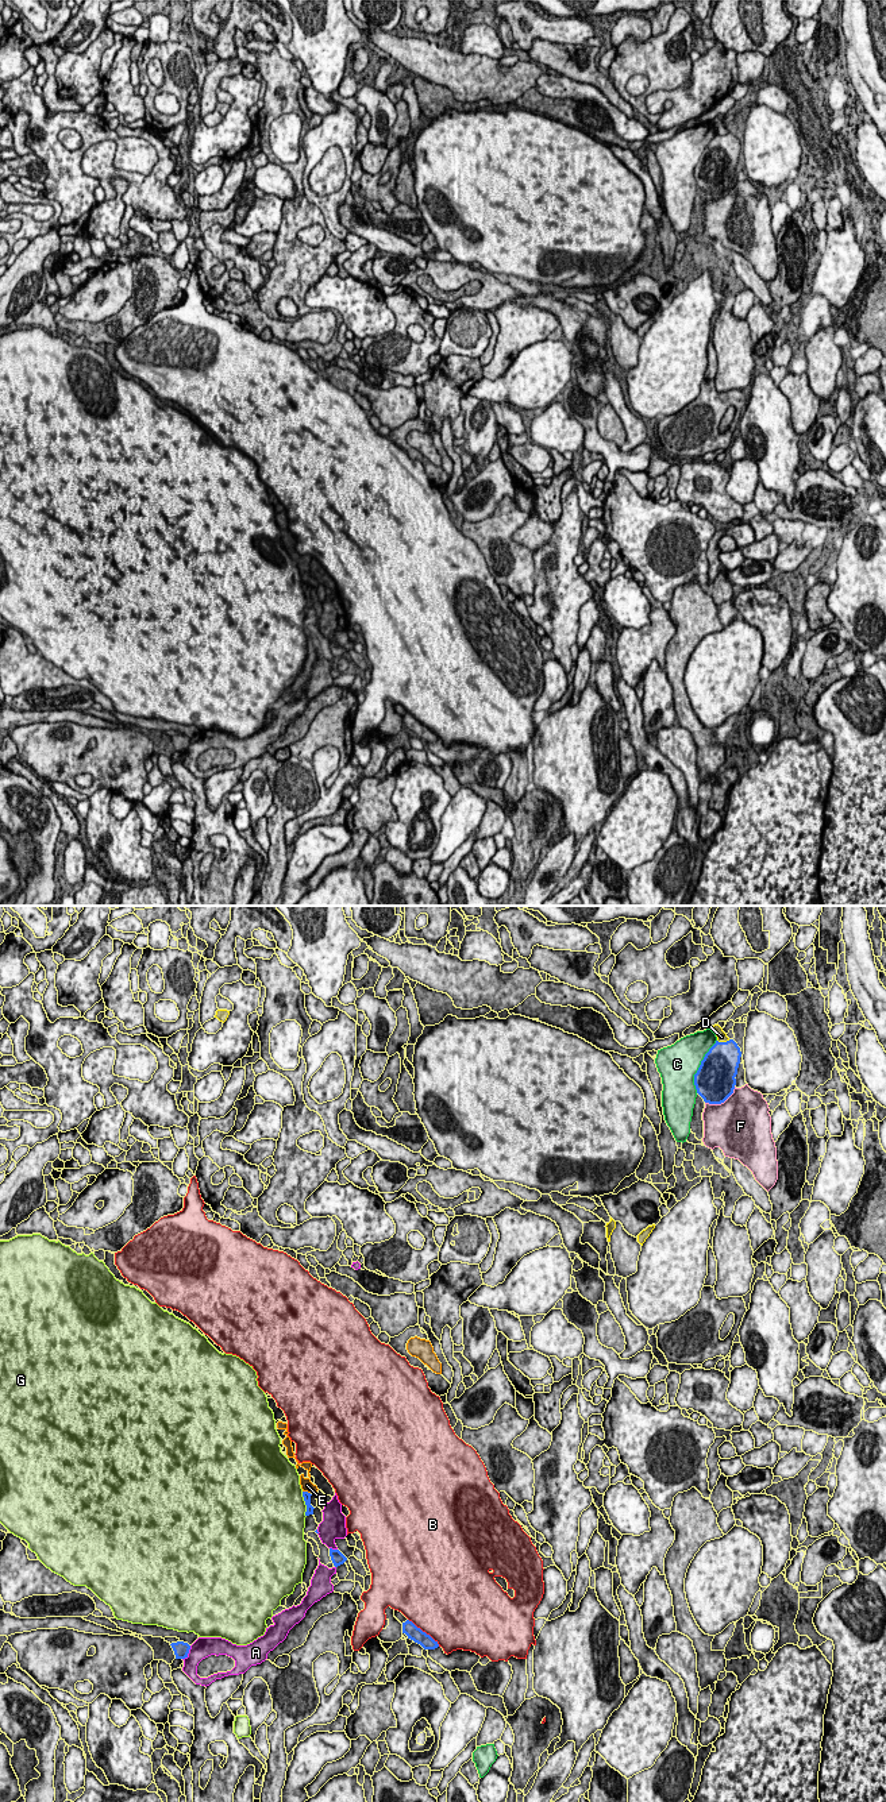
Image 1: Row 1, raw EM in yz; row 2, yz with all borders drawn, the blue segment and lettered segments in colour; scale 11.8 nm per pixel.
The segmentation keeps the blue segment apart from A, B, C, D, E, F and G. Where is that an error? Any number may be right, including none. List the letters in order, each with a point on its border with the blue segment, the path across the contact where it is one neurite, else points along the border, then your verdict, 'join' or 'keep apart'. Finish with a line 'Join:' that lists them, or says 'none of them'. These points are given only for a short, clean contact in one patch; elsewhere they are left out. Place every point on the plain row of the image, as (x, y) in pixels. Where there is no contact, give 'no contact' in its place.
A: contact yz (188, 745); keep apart
B: contact yz (424, 725); keep apart
C: contact yz (700, 159); keep apart
D: contact yz (723, 135); keep apart
E: contact yz (307, 585); border yz (303, 583), (309, 586); keep apart
F: contact yz (721, 195); keep apart
G: contact yz (305, 597); keep apart
Join: none of them

